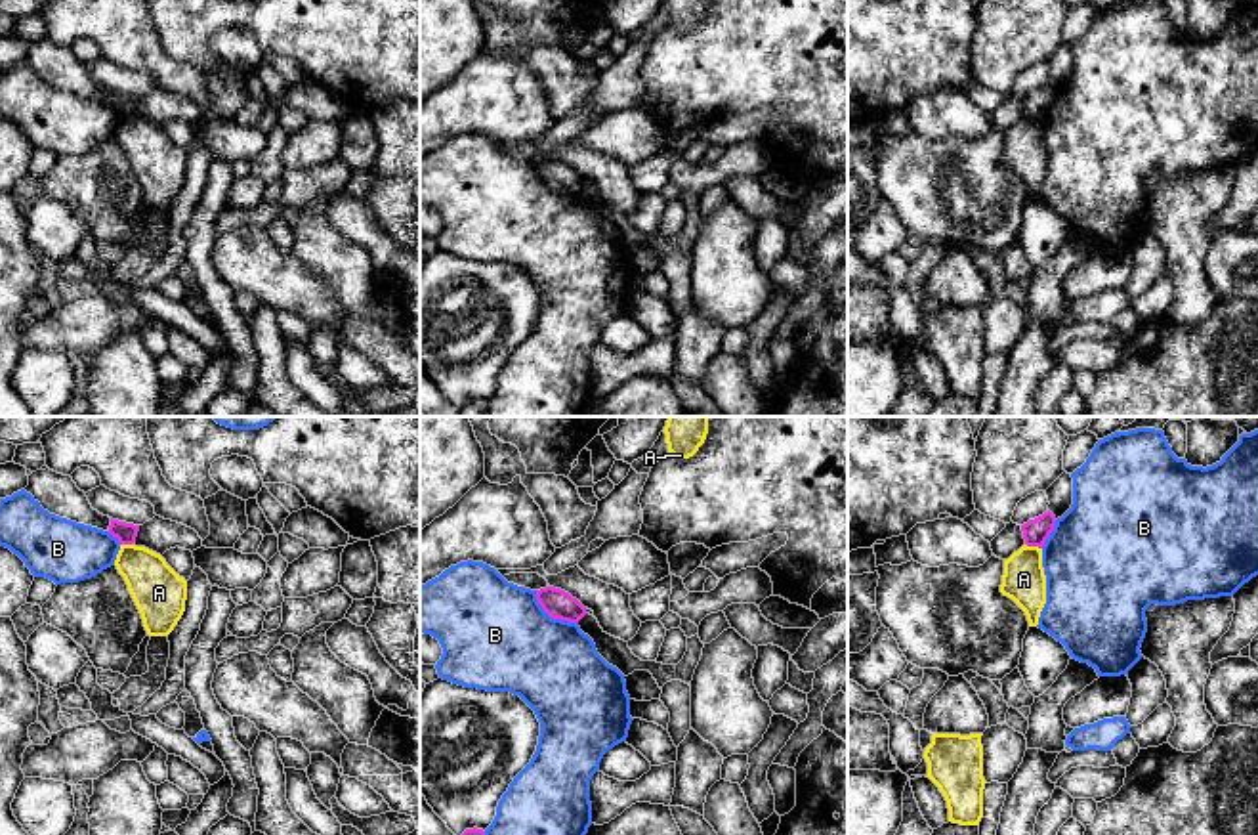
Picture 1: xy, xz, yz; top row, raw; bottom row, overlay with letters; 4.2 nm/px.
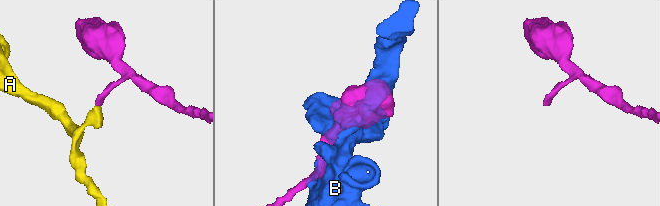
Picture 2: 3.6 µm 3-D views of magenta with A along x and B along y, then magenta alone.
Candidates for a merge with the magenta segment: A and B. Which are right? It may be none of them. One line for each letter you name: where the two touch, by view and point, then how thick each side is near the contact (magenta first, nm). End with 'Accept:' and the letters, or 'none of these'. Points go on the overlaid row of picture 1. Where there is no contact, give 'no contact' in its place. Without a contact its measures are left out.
Accept: none of these

